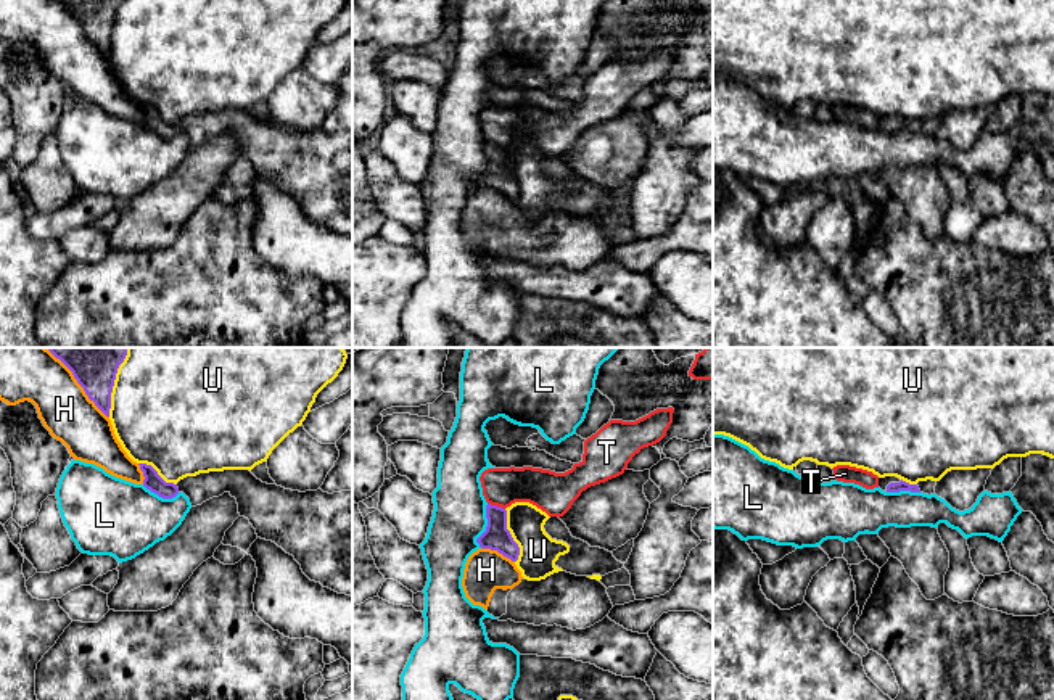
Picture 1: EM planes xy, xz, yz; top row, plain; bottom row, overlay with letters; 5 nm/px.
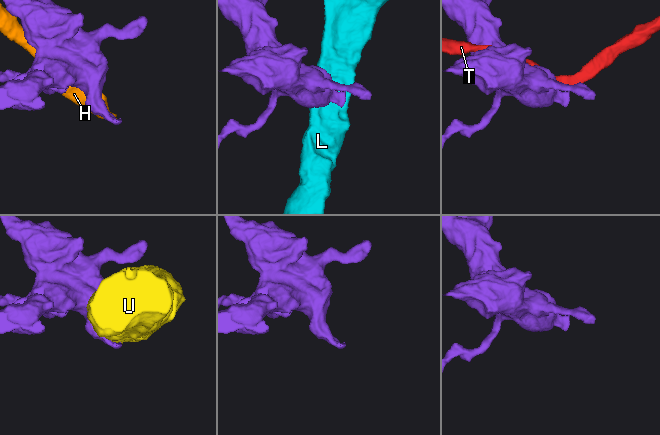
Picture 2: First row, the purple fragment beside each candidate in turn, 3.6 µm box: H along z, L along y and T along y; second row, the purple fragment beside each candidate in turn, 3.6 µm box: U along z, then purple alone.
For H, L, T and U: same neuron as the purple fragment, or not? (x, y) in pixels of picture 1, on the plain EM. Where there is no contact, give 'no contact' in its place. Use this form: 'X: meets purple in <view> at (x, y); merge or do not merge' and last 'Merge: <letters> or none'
H: meets purple in xy at (84, 29); do not merge
L: meets purple in xz at (486, 166); do not merge
T: meets purple in xz at (496, 145); do not merge
U: meets purple in xy at (111, 28); do not merge
Merge: none

